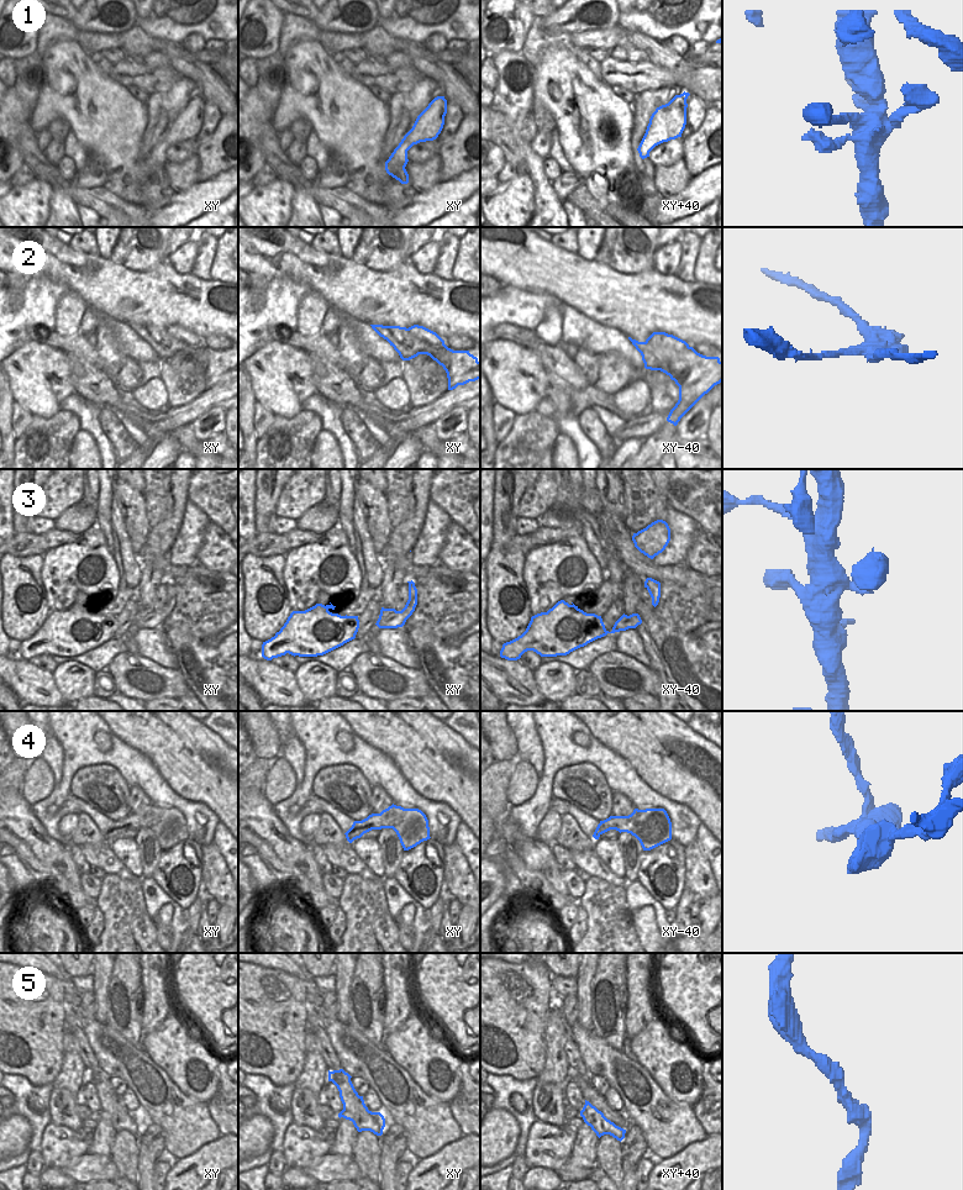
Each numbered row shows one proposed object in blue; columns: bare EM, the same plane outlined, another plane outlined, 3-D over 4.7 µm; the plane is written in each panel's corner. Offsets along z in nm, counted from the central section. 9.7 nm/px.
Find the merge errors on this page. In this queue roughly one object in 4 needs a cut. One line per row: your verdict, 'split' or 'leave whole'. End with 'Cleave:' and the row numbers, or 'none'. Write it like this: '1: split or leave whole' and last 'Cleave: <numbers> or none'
1: leave whole
2: split
3: leave whole
4: split
5: leave whole
Cleave: 2, 4

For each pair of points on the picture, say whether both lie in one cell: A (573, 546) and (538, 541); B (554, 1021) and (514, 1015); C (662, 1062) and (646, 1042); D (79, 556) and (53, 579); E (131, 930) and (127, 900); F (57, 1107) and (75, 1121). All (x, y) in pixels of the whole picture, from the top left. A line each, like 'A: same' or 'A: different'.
A: different
B: different
C: same
D: same
E: same
F: same

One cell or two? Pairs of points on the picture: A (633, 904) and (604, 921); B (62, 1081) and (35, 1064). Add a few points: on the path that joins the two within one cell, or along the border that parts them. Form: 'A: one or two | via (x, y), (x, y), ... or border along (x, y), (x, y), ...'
A: two | border along (625, 888), (625, 900), (630, 912)
B: two | border along (63, 1048), (62, 1068), (52, 1081)

